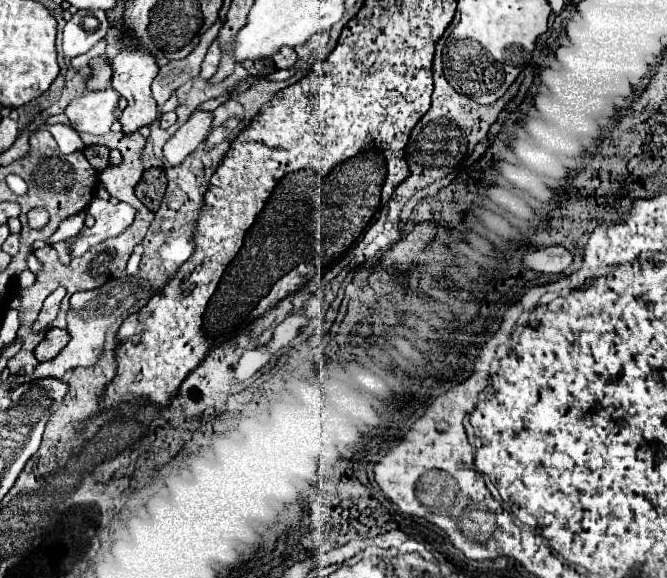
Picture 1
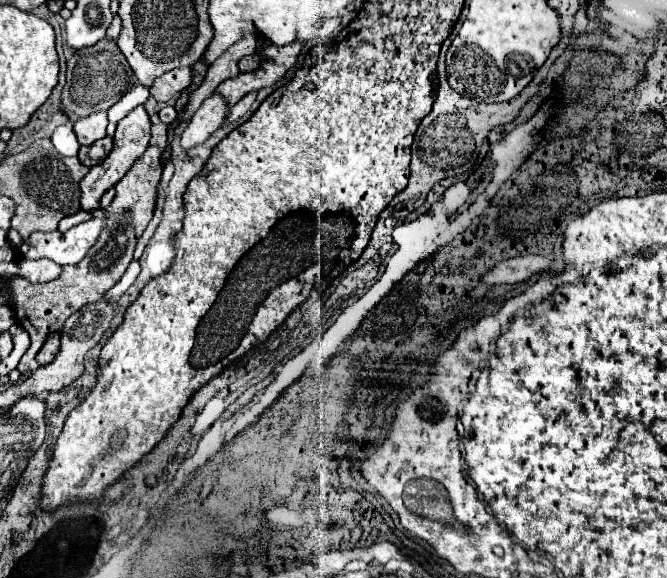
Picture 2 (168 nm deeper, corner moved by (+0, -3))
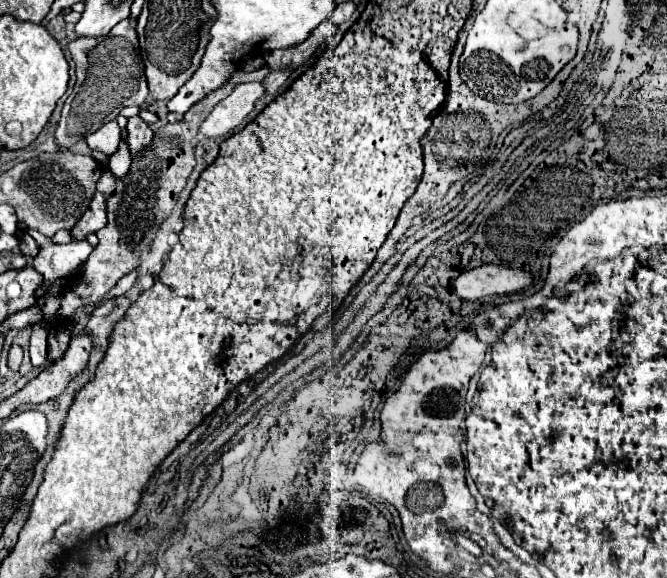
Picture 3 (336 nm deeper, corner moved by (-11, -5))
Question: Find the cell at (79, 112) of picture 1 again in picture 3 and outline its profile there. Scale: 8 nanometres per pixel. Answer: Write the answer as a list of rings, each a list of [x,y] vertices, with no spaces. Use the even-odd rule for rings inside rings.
[[[112,120],[108,124],[104,124],[100,130],[96,130],[94,134],[88,134],[86,136],[86,142],[92,150],[98,150],[106,156],[114,154],[118,150],[118,144],[120,144],[120,128],[118,128],[118,122]]]

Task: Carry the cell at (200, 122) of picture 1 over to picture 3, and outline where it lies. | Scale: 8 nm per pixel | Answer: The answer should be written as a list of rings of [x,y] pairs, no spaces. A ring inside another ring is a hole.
[[[260,82],[238,84],[228,98],[220,100],[214,106],[214,110],[202,122],[200,134],[206,136],[206,138],[218,138],[218,136],[230,134],[252,112],[254,102],[262,94],[264,94],[264,86]]]

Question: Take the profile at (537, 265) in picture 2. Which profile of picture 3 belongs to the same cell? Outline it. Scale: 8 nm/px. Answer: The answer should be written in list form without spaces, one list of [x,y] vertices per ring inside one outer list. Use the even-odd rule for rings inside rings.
[[[478,266],[462,272],[454,282],[454,292],[462,300],[478,300],[492,294],[512,294],[532,284],[534,274],[508,266]]]

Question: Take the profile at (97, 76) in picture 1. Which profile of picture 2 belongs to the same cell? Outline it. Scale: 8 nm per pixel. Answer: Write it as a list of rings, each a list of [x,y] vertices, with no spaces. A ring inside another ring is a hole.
[[[105,36],[89,48],[75,50],[67,60],[67,84],[61,92],[61,112],[65,112],[71,120],[79,120],[93,112],[109,110],[127,90],[133,88],[133,84],[135,80],[129,62],[117,48],[117,42]]]

